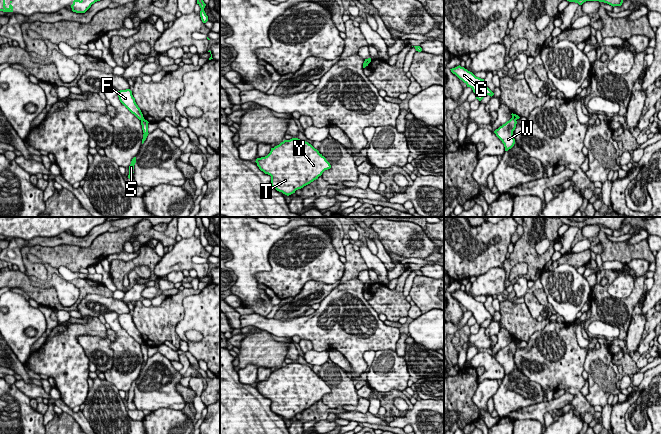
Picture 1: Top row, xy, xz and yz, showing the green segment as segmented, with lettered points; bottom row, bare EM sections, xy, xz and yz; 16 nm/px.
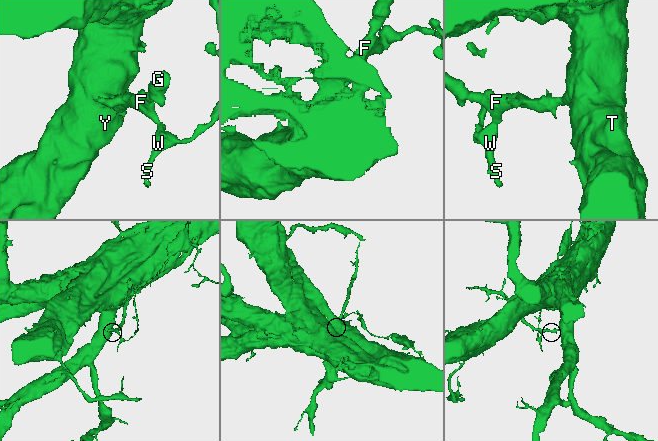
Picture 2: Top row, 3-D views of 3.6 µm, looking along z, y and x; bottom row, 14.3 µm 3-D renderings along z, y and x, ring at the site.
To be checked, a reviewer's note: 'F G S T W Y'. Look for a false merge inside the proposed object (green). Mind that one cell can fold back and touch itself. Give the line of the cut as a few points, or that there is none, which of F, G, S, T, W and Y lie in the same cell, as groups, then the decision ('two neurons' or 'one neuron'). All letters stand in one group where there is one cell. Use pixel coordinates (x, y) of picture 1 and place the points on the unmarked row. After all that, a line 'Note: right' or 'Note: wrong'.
cut xy (143, 342), (141, 344); groups F G T Y / S W; two neurons
Note: wrong

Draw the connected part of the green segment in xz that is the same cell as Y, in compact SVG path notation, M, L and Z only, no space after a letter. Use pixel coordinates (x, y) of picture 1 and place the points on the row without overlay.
M298 362L284 364L271 372L267 380L257 382L255 386L261 395L271 400L271 410L287 420L331 392L317 373Z

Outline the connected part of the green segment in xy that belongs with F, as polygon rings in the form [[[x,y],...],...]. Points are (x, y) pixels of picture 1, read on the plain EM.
[[[130,313],[120,314],[118,315],[118,321],[120,326],[139,344],[144,343],[143,338],[135,326],[135,322],[132,319],[132,315]]]

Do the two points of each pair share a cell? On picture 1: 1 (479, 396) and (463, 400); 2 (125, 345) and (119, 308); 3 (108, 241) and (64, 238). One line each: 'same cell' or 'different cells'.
1: different cells
2: different cells
3: different cells

